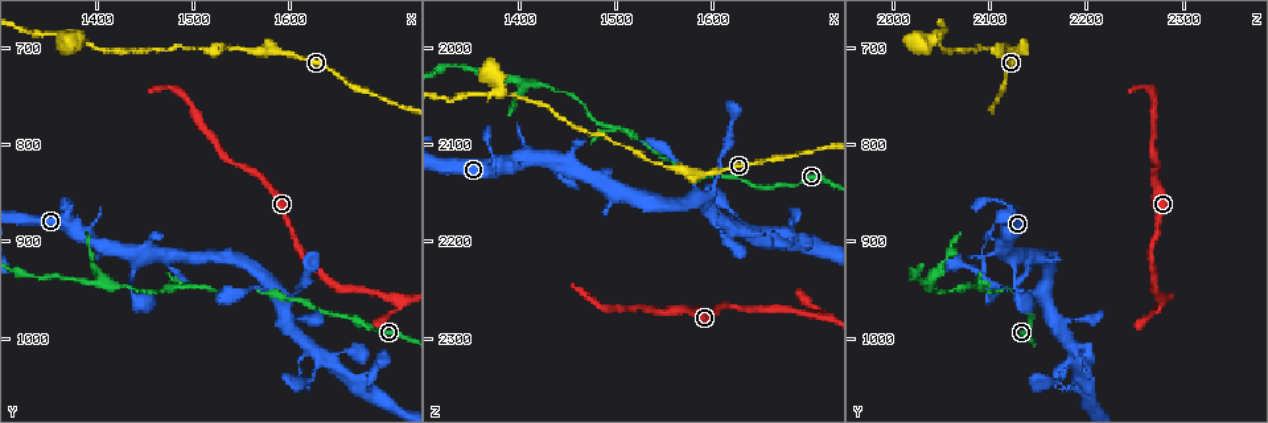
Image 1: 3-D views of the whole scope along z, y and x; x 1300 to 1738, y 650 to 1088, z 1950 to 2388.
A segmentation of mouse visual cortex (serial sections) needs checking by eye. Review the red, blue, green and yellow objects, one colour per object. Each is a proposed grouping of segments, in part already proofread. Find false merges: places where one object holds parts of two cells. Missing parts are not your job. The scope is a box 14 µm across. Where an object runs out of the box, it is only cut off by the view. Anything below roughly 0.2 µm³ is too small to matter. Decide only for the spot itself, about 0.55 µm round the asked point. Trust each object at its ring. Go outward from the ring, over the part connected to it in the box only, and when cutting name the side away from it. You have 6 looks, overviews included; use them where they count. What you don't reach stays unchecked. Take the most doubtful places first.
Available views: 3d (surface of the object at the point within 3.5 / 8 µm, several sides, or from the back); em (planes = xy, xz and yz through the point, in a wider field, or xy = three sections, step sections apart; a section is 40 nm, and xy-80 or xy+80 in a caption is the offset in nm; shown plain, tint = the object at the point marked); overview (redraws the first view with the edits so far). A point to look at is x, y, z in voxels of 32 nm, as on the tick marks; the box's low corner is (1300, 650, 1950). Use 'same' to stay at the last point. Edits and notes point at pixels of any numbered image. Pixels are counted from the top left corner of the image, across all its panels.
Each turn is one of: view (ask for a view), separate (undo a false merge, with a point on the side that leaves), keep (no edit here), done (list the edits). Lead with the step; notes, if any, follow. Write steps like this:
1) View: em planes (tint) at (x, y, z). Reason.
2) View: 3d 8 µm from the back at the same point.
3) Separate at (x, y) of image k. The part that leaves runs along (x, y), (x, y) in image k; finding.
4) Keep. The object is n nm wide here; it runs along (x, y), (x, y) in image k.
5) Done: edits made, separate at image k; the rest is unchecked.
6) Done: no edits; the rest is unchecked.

View: 3d 3.5 µm at (1710, 965, 2280). Sharp bend.

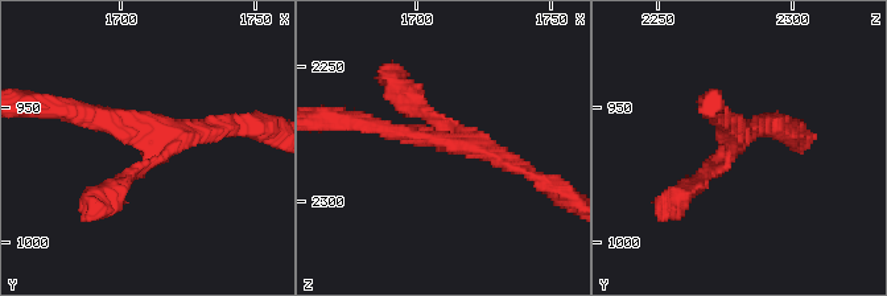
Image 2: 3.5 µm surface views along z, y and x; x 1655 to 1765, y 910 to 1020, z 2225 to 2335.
View: em planes (tint) at (1709, 961, 2278).

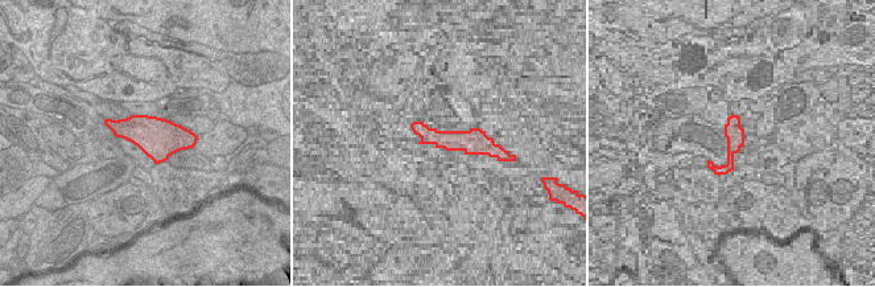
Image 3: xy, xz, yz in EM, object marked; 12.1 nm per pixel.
View: em xy step 5 (tint) at the same point. Cut it another way.

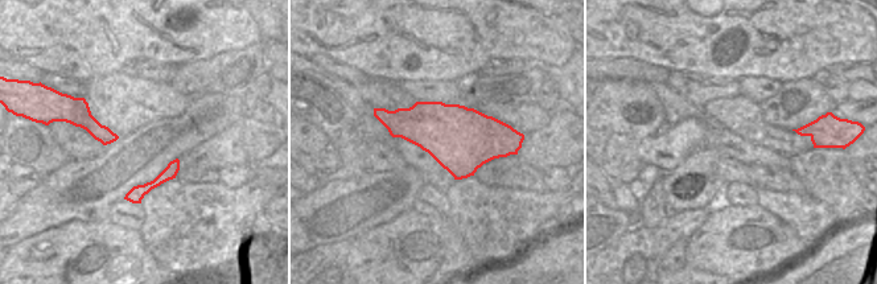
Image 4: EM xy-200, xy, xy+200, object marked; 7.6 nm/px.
Keep. It runs along (71, 109), (156, 146), (115, 190) in image 2; all the same cell.

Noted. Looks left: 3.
View: 3d 3.5 µm at (1395, 945, 2030). Sudden change in width.

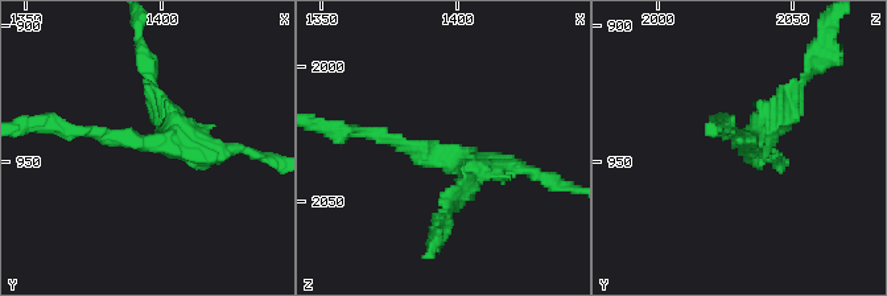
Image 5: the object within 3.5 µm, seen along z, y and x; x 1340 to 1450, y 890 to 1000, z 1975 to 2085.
View: em xy step 2 (tint) at (1391, 944, 2032). Now the EM.

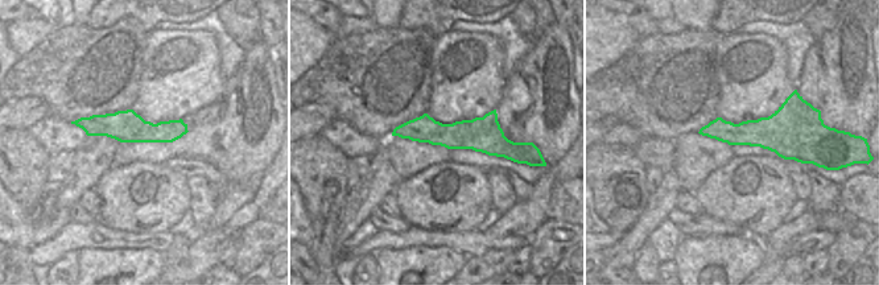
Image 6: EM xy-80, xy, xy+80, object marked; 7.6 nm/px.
Keep. It runs along (396, 132), (485, 135), (506, 149) in image 6; all the same cell.

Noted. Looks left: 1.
Done: no edits; the rest is unchecked.

